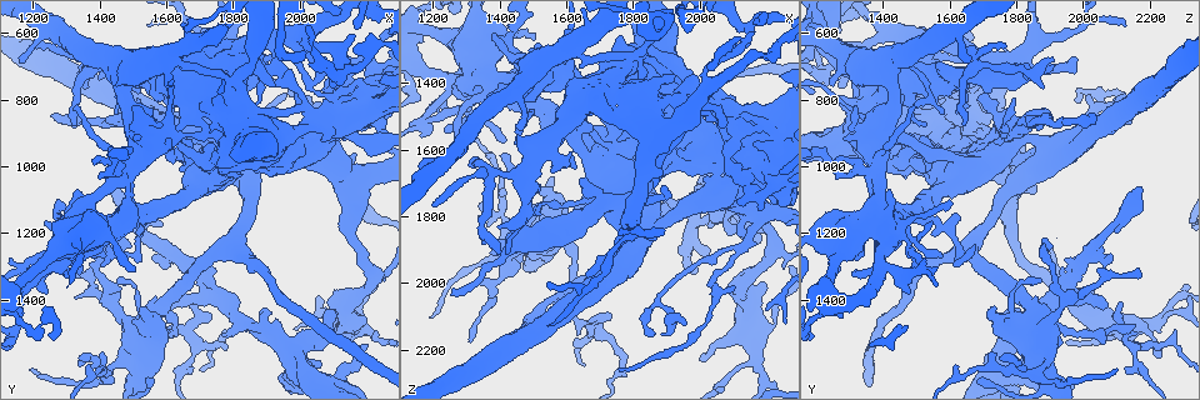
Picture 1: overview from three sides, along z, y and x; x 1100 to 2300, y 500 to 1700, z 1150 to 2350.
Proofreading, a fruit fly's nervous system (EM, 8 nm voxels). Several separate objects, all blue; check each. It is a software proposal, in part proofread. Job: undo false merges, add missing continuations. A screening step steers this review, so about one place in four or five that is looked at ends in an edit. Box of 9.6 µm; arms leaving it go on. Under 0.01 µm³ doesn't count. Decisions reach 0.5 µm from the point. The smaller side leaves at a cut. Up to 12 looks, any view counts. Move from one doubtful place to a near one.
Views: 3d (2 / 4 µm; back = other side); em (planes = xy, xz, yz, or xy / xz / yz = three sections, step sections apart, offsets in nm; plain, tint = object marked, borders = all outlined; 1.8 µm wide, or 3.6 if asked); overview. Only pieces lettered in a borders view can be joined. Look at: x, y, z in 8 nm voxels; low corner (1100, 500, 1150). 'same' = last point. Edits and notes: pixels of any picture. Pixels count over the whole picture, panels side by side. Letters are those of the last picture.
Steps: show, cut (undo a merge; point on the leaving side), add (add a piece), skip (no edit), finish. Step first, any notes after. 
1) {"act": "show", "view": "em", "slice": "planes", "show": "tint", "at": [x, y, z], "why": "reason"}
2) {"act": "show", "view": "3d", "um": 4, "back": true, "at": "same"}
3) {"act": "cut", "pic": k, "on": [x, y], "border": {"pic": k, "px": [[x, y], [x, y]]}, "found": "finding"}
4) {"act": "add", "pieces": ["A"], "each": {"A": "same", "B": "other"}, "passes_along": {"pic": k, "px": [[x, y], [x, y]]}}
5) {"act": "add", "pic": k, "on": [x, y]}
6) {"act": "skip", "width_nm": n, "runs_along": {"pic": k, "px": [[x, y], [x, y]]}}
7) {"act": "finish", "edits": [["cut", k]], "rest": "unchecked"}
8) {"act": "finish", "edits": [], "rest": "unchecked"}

{"act": "show", "view": "3d", "um": 2, "at": [1510, 1320, 1270], "why": "thin end"}

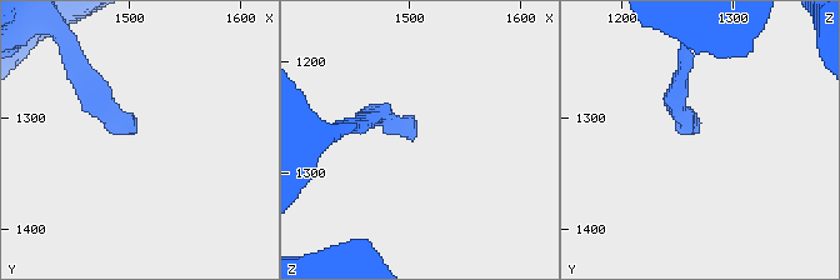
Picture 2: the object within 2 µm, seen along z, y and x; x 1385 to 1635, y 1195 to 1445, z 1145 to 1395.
{"act": "show", "view": "em", "slice": "planes", "show": "borders", "at": [1506, 1314, 1268], "why": "shape alone is not enough"}

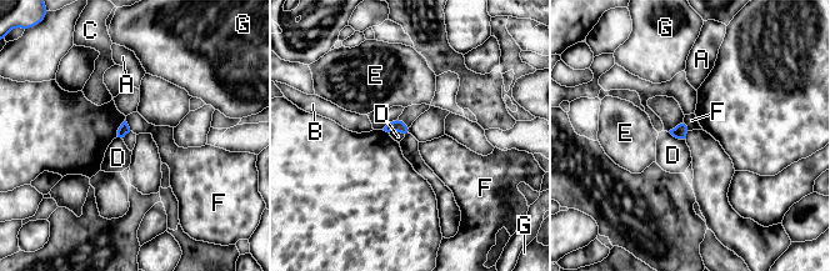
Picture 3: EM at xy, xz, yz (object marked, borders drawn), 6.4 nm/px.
{"act": "skip", "each": {"A": "other", "B": "other", "C": "other", "D": "other", "E": "other", "F": "other", "G": "other"}, "border": {"pic": 3, "px": [[389, 131], [399, 131], [404, 136]]}, "found": "no lettered piece goes on from it"}

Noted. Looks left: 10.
{"act": "show", "view": "em", "slice": "planes", "show": "borders", "at": [1470, 1010, 1380], "why": "closes a loop"}

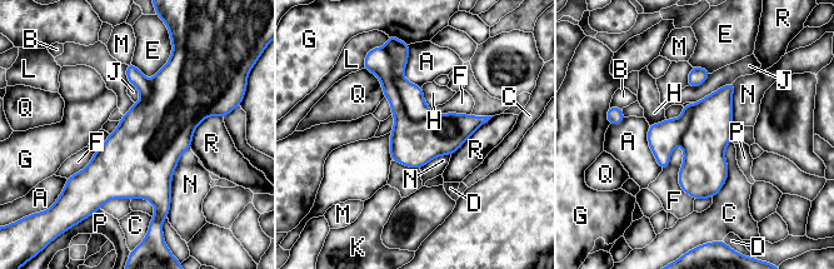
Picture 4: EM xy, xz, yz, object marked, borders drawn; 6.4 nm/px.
{"act": "cut", "pic": 4, "on": [413, 144], "width_nm": 340, "each": {"A": "other", "B": "other", "C": "other", "D": "other", "E": "other", "F": "other", "G": "other", "H": "other", "J": "other", "K": "other", "L": "other", "M": "other", "N": "other", "P": "other", "Q": "other", "R": "other"}, "border": {"pic": 4, "px": [[391, 106], [432, 115]]}, "found": "a second neuron is stuck on"}

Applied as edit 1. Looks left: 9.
{"act": "show", "view": "em", "slice": "xy", "step": 16, "show": "tint", "at": [1670, 680, 1970], "why": "an open end"}

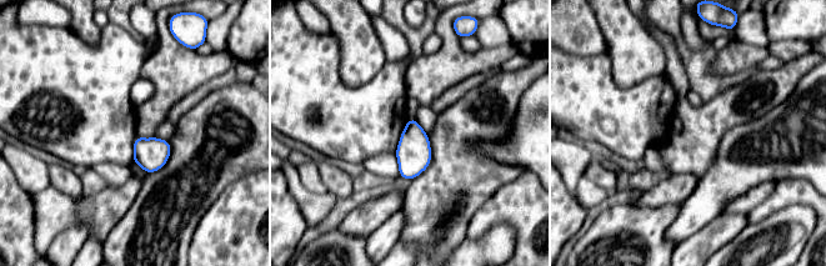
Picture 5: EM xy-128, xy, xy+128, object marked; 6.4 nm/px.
{"act": "show", "view": "em", "slice": "planes", "show": "tint", "at": "same", "why": "cut it another way"}

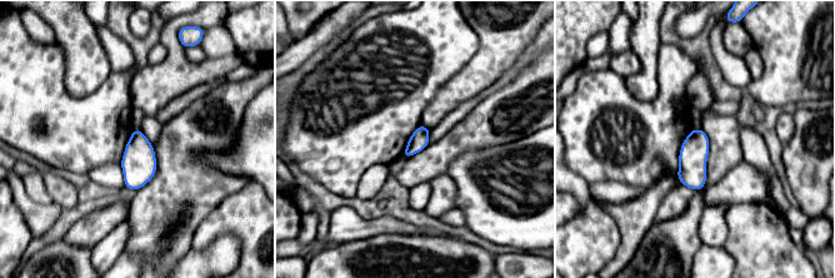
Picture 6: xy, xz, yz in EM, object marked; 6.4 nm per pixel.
{"act": "show", "view": "em", "slice": "planes", "show": "borders", "at": "same", "why": "see the neighbours"}

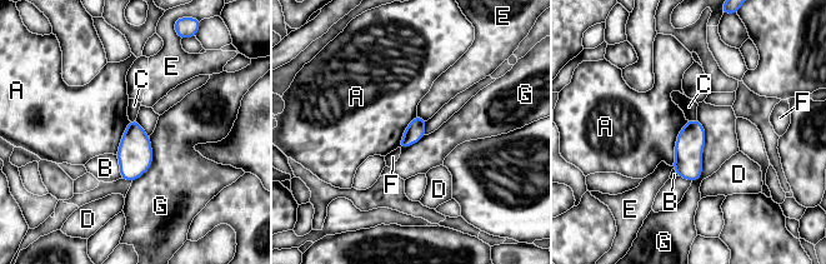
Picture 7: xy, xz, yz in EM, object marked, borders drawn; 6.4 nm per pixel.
{"act": "skip", "each": {"A": "other", "B": "other", "C": "other", "D": "other", "E": "other", "F": "other", "G": "other"}, "border": {"pic": 7, "px": [[687, 120], [676, 139], [671, 165]]}, "found": "none of them fits"}

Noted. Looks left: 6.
{"act": "show", "view": "3d", "um": 4, "back": true, "at": [1450, 1070, 2170], "why": "branch stops here"}

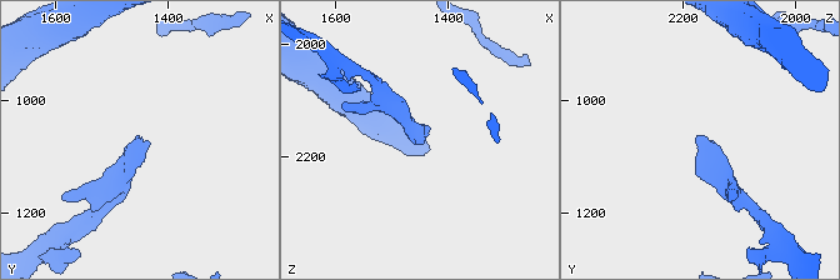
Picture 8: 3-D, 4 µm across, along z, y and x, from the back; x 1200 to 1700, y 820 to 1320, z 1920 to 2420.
{"act": "show", "view": "em", "slice": "planes", "show": "borders", "at": [1455, 1065, 2170], "why": "shape alone is not enough"}

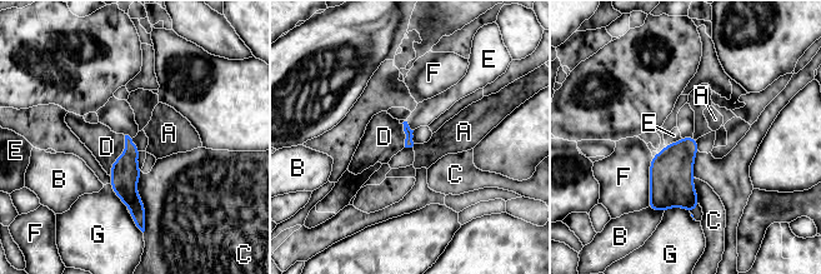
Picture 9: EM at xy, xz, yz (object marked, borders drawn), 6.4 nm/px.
{"act": "add", "pieces": ["D"], "each": {"A": "other", "B": "other", "C": "other", "D": "same", "E": "other", "F": "other", "G": "other"}, "found": "the neuron continues"}

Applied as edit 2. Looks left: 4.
{"act": "show", "view": "overview"}

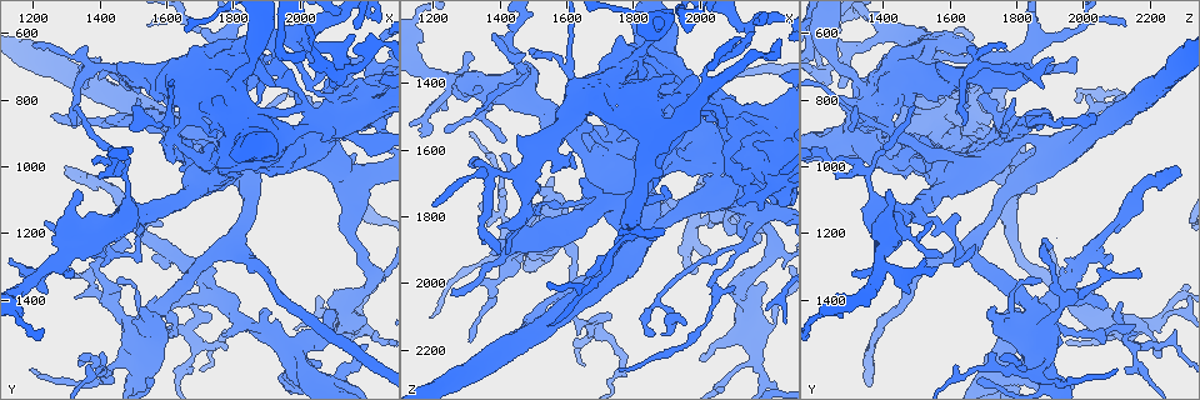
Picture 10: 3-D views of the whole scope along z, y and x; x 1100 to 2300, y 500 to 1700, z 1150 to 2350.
{"act": "show", "view": "em", "slice": "planes", "show": "plain", "at": [1570, 1270, 2080], "why": "branch stops here"}

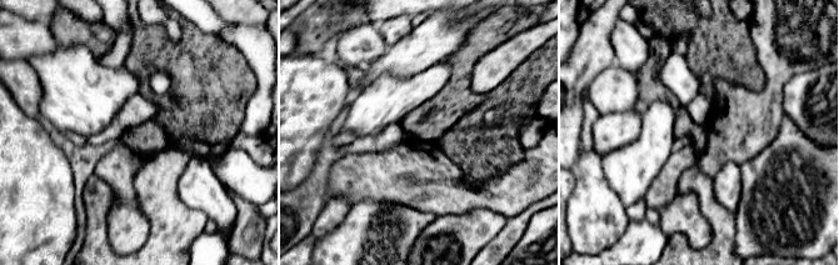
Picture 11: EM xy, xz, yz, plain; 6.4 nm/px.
{"act": "show", "view": "em", "slice": "planes", "show": "borders", "at": "same"}

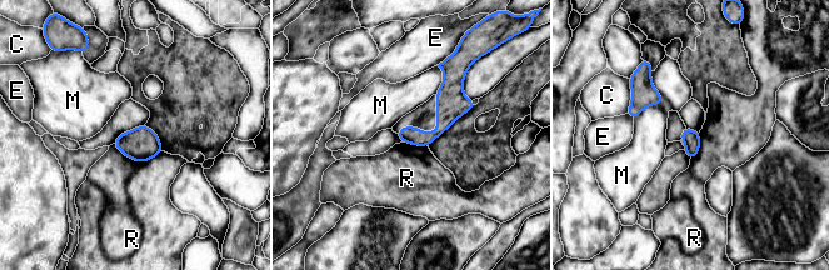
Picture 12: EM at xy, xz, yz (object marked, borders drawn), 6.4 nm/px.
{"act": "skip", "longest_contact_nm": ["M", 340], "each": {"C": "other", "E": "other", "M": "other", "R": "other"}, "found": "none of them fits"}

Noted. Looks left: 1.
{"act": "finish", "edits": [["cut", 4], ["add", 9]], "rest": "unchecked"}

